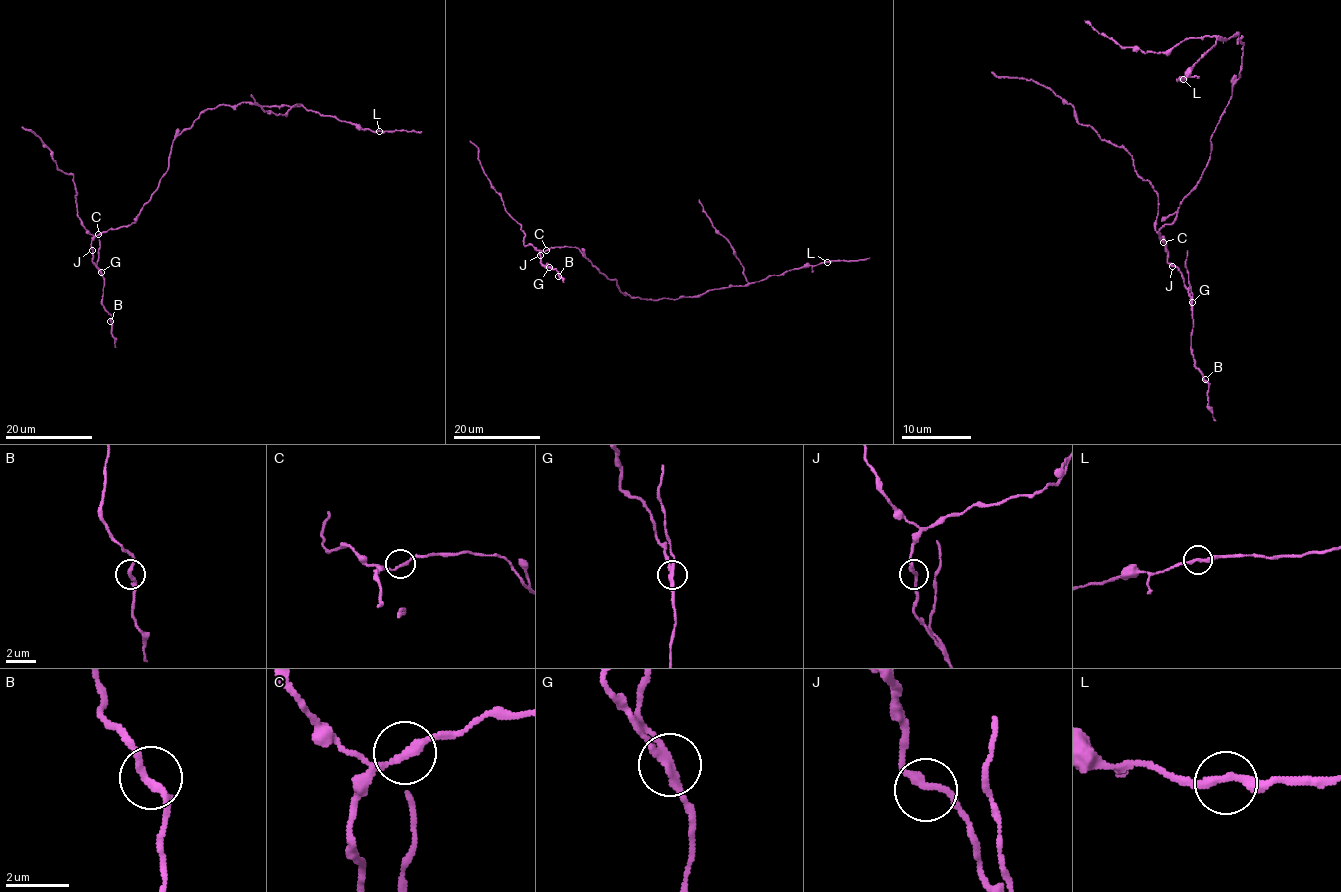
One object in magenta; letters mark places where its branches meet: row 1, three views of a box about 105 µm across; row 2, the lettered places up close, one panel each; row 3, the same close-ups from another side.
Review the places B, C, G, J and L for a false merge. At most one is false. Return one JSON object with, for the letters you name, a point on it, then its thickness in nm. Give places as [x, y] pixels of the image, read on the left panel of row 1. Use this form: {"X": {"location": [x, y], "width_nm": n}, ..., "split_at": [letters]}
{"G": {"location": [101, 272], "width_nm": 240}, "split_at": ["G"]}

